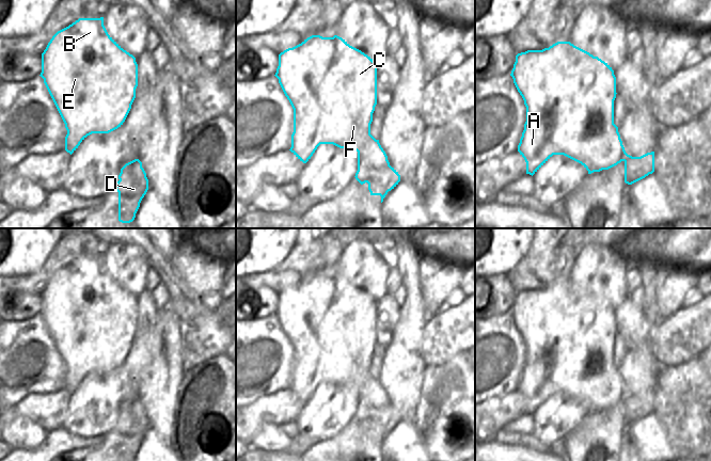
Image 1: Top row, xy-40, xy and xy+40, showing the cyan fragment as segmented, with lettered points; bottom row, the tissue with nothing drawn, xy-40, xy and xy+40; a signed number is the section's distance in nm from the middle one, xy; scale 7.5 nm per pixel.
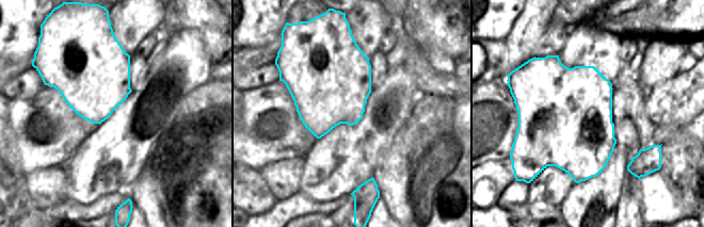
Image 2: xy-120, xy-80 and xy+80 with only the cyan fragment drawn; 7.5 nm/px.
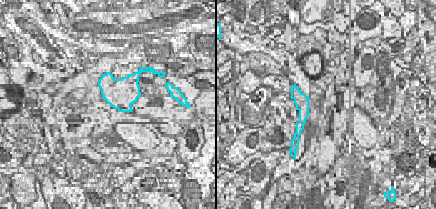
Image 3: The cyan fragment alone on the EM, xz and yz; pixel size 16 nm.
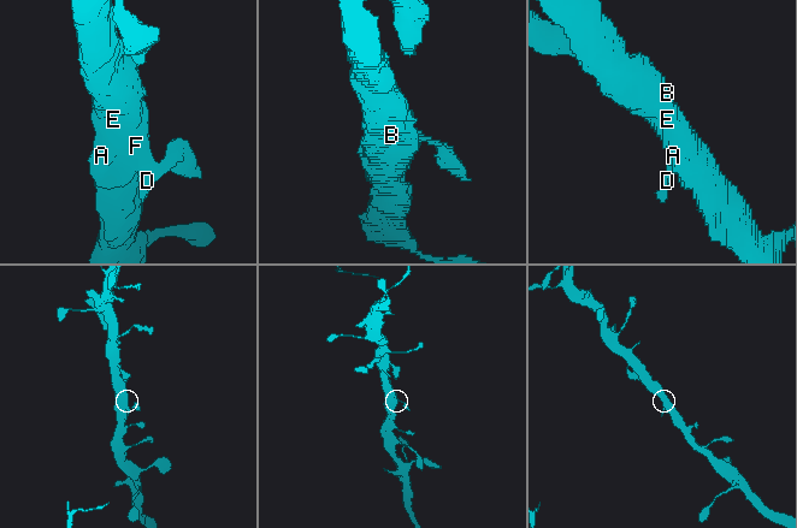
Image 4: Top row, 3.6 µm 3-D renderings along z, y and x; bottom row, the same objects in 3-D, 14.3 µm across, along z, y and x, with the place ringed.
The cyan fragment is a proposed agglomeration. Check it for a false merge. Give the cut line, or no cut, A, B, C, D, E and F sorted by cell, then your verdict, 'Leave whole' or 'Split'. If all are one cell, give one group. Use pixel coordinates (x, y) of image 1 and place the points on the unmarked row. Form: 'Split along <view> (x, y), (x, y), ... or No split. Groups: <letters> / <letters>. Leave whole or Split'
Split along xy (389, 403), (367, 411), (358, 419). Groups: A B C E F / D. Split.

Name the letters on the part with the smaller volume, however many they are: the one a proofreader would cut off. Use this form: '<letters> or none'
D.

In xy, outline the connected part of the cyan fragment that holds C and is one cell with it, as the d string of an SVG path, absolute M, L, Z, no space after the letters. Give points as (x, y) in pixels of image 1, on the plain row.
M312 274L301 283L279 293L274 314L294 348L294 371L290 391L306 402L320 383L358 391L356 418L390 404L379 379L370 373L377 344L377 302L342 276Z

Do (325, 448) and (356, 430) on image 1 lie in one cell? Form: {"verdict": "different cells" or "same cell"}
{"verdict": "same cell"}

